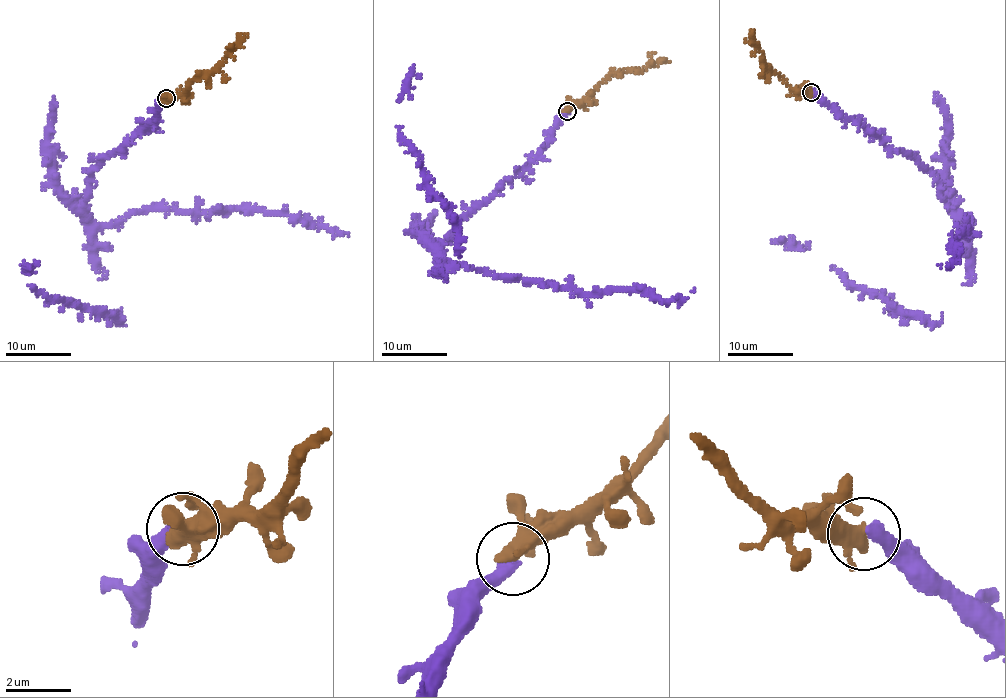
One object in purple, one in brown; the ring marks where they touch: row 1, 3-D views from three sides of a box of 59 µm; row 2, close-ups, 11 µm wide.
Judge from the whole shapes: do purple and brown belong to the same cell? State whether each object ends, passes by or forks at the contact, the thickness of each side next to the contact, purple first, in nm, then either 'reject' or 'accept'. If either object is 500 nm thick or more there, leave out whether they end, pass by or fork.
purple ends there; brown forks there; 440 nm thick on the purple side, 360 nm on the other; accept

